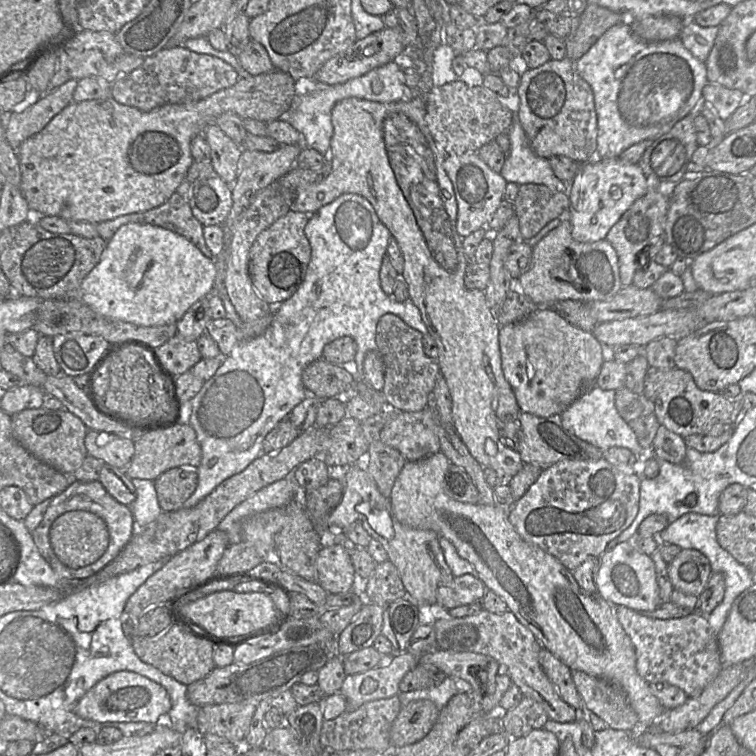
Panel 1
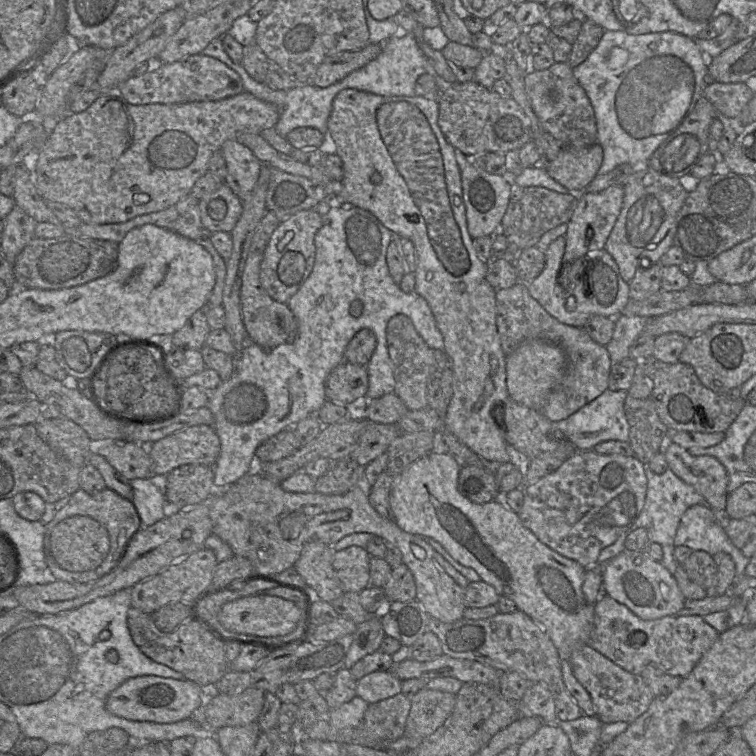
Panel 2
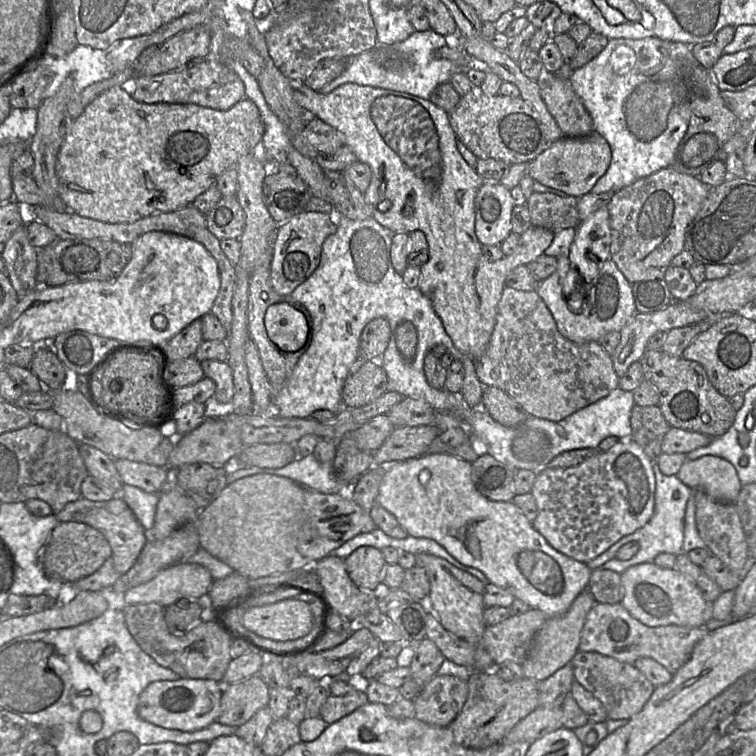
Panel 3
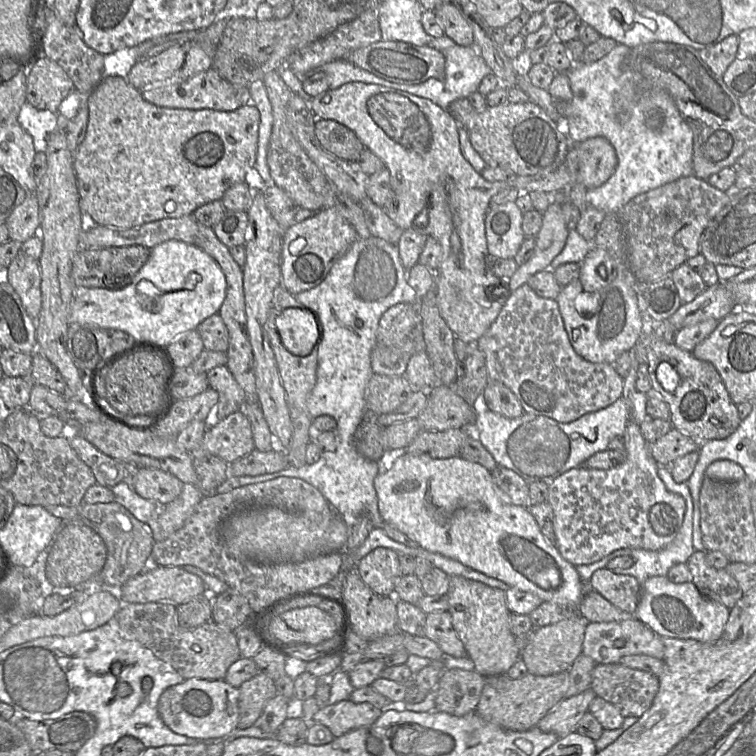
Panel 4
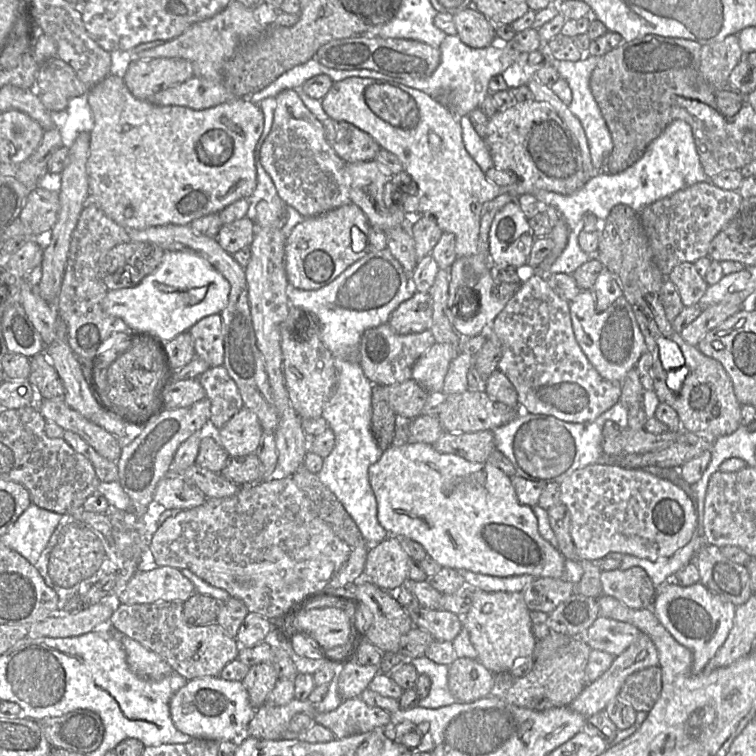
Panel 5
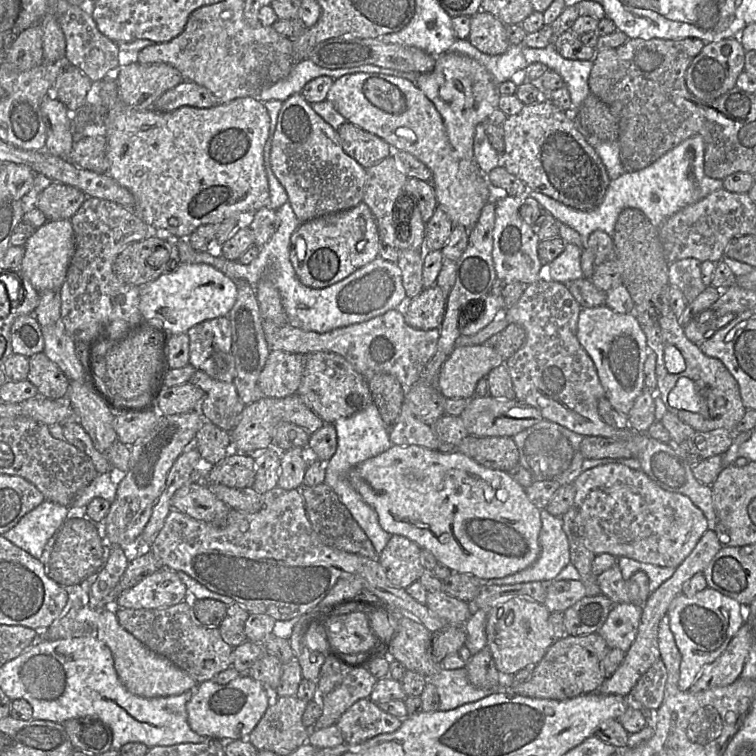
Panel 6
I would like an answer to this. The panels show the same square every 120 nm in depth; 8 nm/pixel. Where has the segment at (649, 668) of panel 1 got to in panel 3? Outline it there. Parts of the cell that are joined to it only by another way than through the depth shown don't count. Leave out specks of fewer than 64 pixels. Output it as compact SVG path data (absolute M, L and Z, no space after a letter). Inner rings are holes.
M596 602L589 611L580 637L579 650L597 652L619 662L633 664L637 659L648 657L656 660L671 674L675 674L691 656L695 645L707 634L705 627L666 625L650 627L634 618L621 603L605 604Z

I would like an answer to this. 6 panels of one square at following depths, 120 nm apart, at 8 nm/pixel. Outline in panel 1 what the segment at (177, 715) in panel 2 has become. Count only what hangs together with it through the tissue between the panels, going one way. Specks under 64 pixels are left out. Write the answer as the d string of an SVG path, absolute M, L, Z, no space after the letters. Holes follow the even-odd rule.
M117 671L109 674L77 702L75 713L87 720L99 723L146 722L159 723L171 708L170 697L160 684L132 671Z

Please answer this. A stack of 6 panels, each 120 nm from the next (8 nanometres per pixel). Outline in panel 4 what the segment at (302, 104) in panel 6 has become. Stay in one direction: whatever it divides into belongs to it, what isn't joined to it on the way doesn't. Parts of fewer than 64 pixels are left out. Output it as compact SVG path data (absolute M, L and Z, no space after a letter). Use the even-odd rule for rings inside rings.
M275 70L266 73L262 81L267 90L273 113L272 131L267 151L267 164L272 183L283 189L301 208L318 212L326 207L333 207L333 184L309 158L288 125L286 105L290 98L291 90Z

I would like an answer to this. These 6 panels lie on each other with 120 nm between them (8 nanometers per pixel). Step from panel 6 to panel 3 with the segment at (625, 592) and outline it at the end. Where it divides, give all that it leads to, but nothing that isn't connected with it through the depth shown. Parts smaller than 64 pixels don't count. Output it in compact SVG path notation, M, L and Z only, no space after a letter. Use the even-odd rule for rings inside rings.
M593 570L589 578L588 589L599 603L621 603L624 597L621 574L612 570Z

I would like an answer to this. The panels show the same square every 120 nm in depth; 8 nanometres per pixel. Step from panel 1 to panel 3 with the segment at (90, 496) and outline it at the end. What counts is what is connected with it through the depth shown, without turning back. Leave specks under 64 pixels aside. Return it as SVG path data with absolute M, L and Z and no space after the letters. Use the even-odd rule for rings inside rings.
M104 508L92 509L86 511L86 513L77 513L75 521L70 522L82 522L97 529L104 535L112 550L111 558L114 568L120 574L125 574L132 568L147 544L147 530L143 528L131 509L125 509L118 514L113 514Z

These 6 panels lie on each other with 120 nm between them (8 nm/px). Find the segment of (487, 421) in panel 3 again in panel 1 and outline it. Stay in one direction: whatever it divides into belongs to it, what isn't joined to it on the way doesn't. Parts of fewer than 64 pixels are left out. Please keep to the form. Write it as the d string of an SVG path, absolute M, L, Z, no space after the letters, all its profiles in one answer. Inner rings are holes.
M592 385L560 414L563 425L578 438L601 450L610 447L628 448L639 458L640 462L656 457L653 450L645 450L641 447L635 433L619 415L615 406L615 392Z

